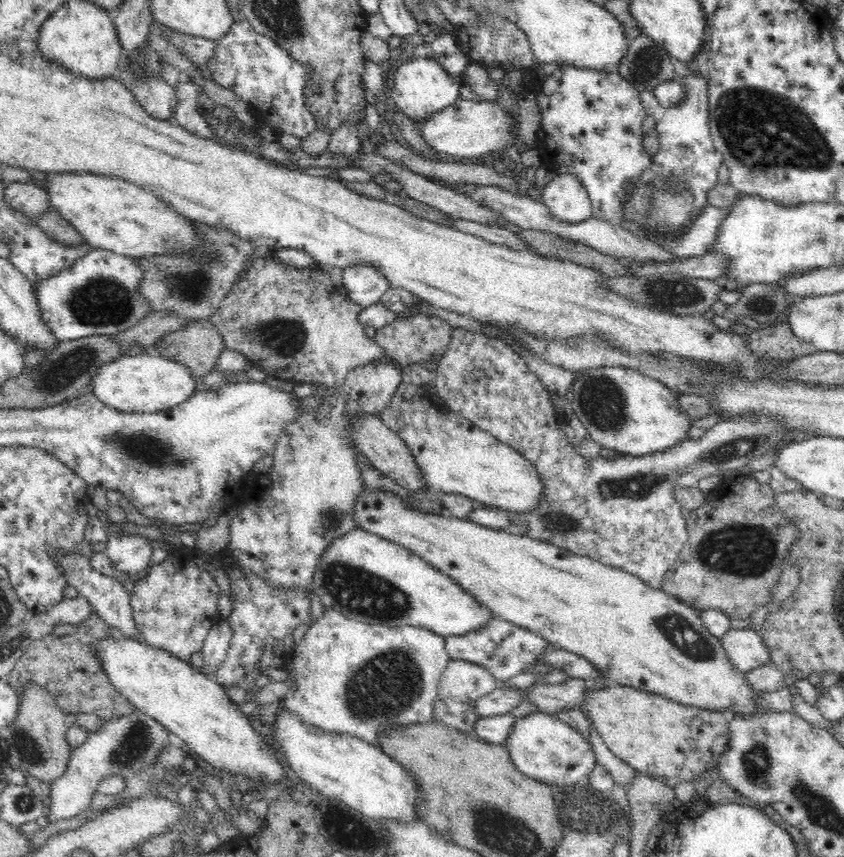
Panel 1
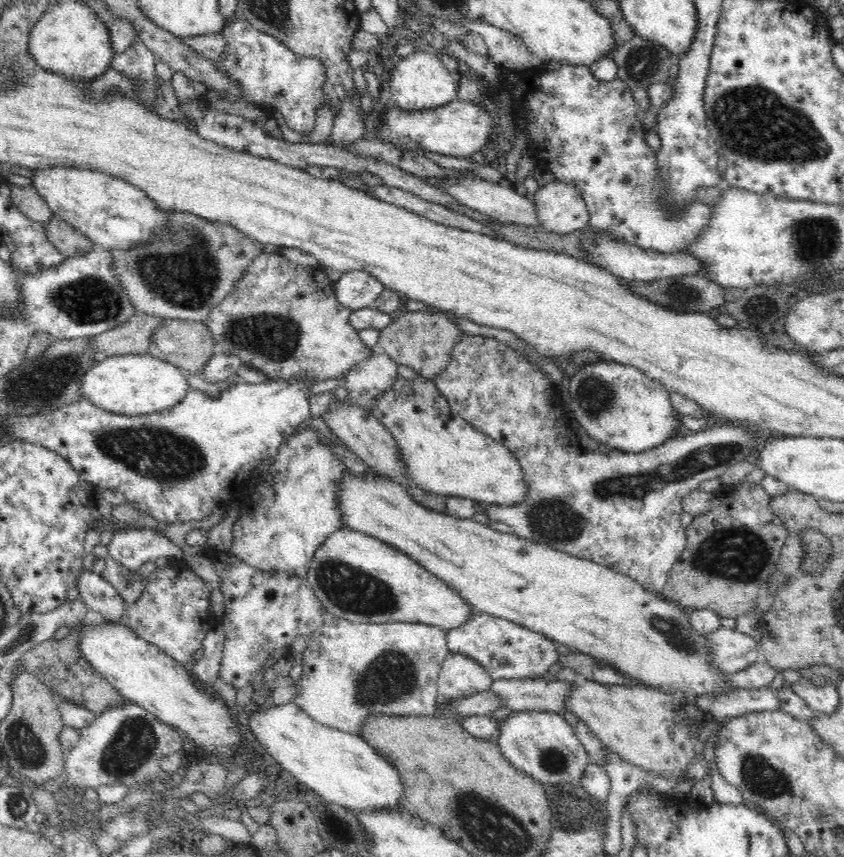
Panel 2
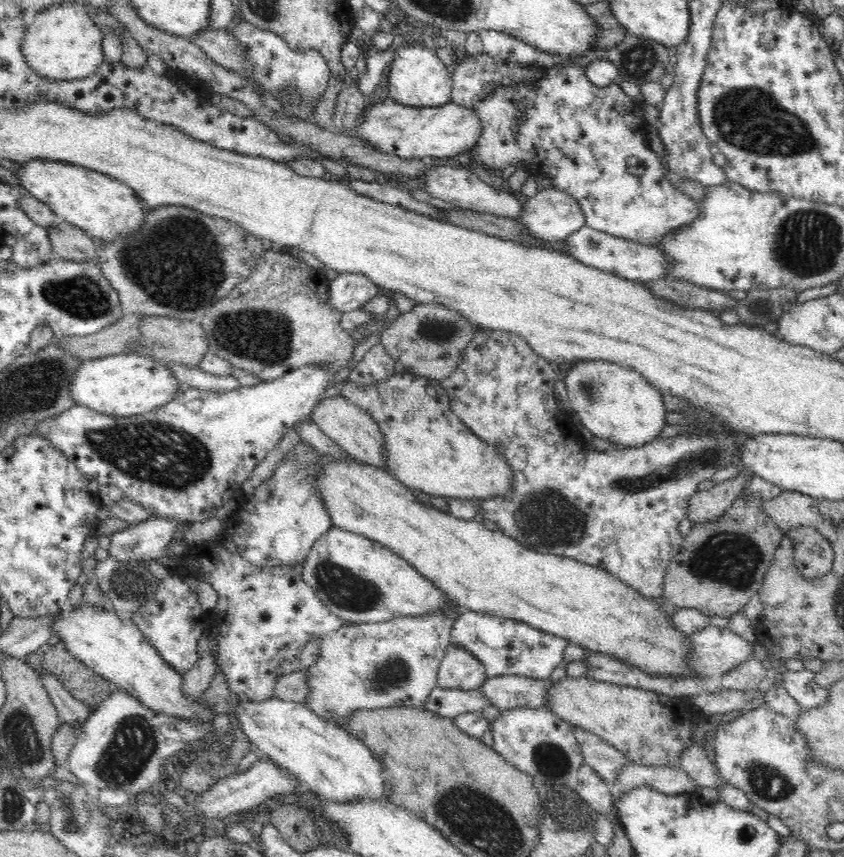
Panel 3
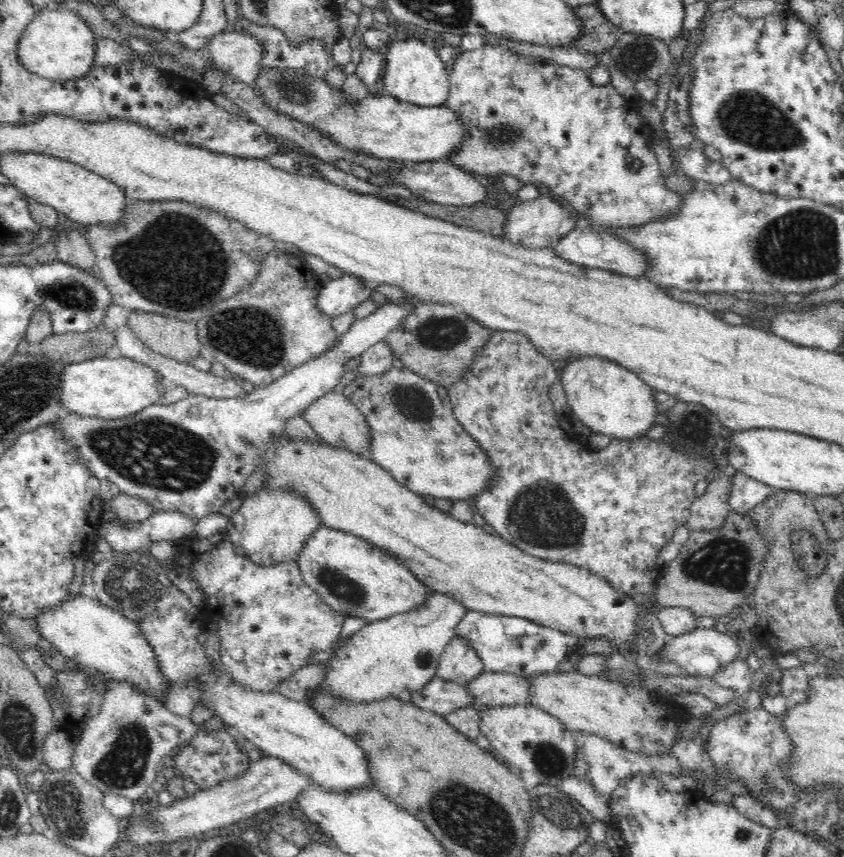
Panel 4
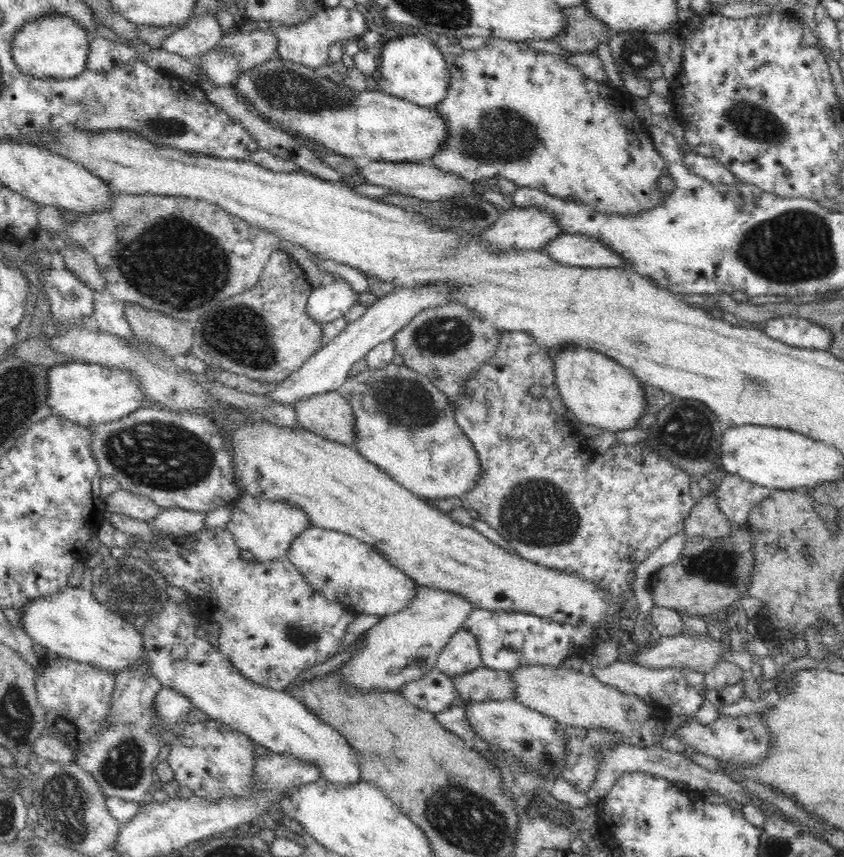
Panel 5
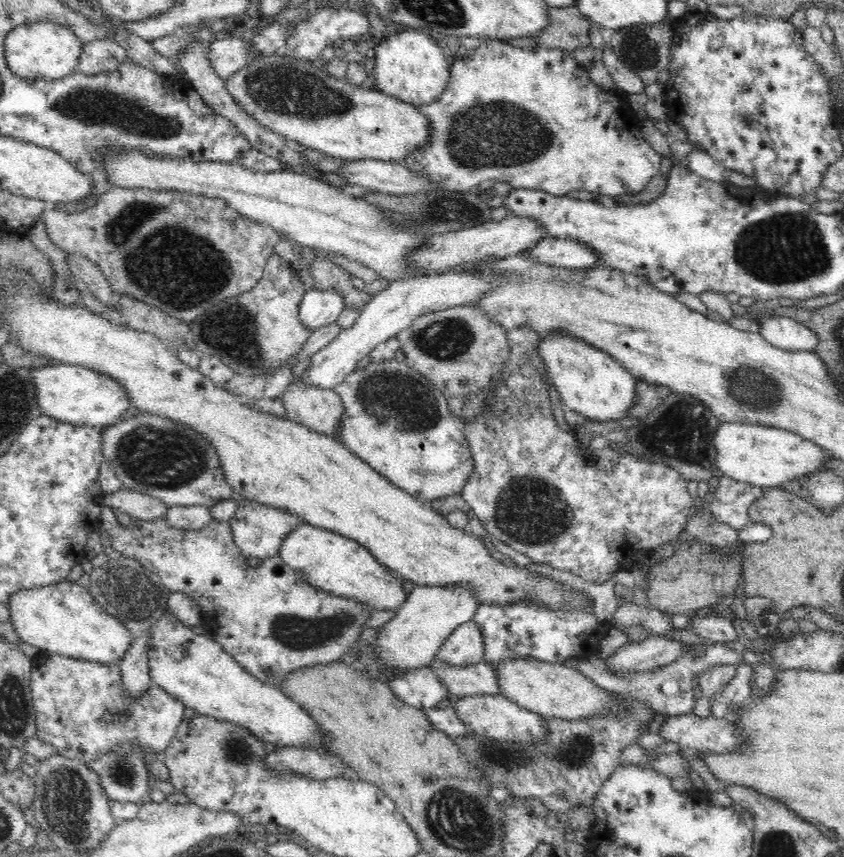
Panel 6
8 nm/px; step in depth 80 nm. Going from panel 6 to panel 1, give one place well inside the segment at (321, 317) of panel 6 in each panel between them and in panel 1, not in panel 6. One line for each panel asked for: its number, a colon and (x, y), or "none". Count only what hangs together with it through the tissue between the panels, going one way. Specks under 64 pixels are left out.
1: (365, 285)
2: (357, 289)
3: (349, 291)
4: (338, 296)
5: (331, 301)

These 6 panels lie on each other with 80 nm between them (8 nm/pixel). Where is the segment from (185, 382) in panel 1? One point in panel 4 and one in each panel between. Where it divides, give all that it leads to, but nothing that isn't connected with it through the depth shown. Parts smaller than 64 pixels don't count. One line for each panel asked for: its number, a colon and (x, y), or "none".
2: (132, 384)
3: (123, 385)
4: (109, 388)

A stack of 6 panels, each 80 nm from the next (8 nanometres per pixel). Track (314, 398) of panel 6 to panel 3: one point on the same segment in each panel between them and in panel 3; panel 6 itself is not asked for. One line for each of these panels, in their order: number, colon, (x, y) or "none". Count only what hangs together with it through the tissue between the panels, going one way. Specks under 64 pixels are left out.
3: (346, 424)
4: (335, 419)
5: (329, 415)

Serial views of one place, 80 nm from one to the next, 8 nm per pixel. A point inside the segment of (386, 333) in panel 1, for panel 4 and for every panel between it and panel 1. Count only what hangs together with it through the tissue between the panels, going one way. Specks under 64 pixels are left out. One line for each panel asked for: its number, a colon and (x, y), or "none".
2: (421, 340)
3: (429, 340)
4: (437, 341)

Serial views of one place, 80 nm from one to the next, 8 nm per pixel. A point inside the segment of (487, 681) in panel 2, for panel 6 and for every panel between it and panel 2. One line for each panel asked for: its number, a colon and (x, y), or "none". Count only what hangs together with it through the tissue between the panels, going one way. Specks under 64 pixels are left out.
3: (459, 669)
4: (460, 663)
5: (461, 654)
6: (465, 646)

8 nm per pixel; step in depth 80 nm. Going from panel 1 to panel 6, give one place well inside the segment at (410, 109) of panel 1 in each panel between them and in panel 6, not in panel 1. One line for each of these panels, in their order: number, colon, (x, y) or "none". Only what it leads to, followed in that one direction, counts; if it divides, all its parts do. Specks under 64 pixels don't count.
2: (419, 81)
3: (417, 78)
4: (414, 72)
5: (412, 68)
6: (411, 66)

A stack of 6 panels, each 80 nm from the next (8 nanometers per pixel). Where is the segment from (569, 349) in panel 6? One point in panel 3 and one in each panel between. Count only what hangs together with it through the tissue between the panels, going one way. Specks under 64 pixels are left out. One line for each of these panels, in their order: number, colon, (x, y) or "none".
3: (617, 404)
4: (610, 400)
5: (598, 391)

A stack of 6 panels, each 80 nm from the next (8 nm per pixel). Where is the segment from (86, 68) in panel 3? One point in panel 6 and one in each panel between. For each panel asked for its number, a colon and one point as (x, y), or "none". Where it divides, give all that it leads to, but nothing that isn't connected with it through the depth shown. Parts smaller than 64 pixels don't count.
4: (58, 45)
5: (56, 46)
6: (42, 50)

